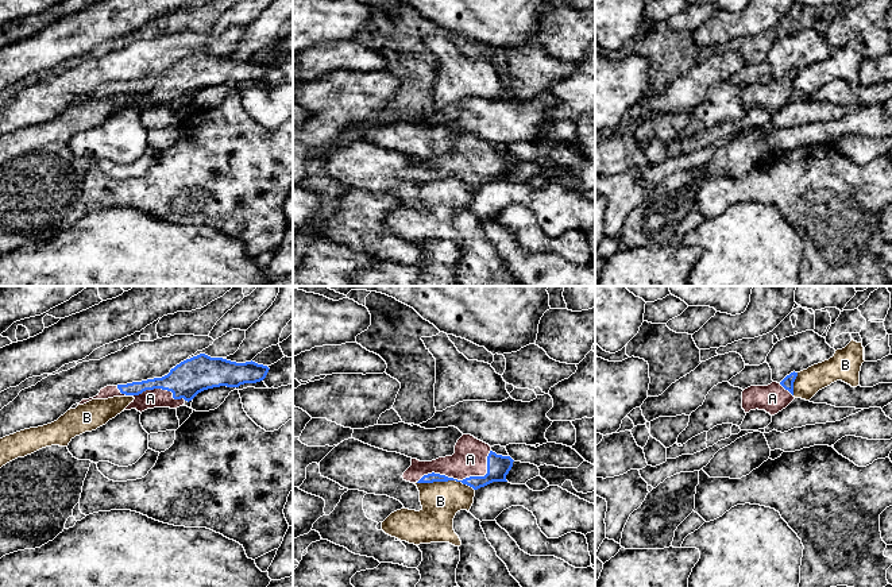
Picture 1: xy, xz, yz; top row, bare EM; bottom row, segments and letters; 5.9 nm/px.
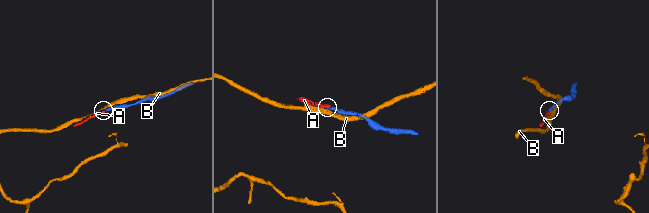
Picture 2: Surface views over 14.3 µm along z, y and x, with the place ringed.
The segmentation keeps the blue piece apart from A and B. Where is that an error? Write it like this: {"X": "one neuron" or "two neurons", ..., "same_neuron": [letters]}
{"A": "one neuron", "B": "two neurons", "same_neuron": ["A"]}

